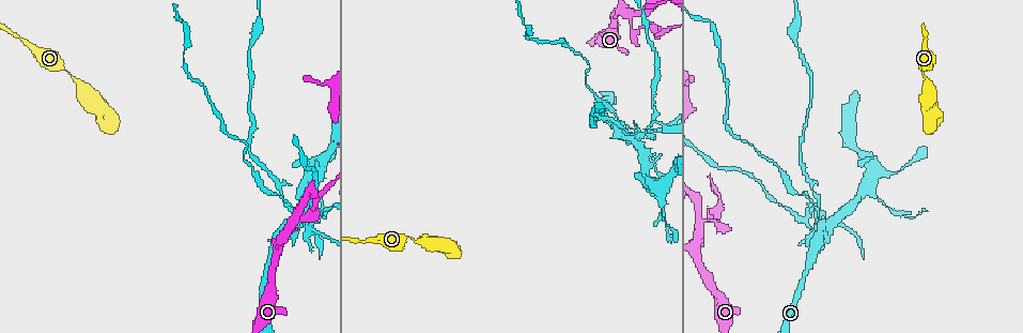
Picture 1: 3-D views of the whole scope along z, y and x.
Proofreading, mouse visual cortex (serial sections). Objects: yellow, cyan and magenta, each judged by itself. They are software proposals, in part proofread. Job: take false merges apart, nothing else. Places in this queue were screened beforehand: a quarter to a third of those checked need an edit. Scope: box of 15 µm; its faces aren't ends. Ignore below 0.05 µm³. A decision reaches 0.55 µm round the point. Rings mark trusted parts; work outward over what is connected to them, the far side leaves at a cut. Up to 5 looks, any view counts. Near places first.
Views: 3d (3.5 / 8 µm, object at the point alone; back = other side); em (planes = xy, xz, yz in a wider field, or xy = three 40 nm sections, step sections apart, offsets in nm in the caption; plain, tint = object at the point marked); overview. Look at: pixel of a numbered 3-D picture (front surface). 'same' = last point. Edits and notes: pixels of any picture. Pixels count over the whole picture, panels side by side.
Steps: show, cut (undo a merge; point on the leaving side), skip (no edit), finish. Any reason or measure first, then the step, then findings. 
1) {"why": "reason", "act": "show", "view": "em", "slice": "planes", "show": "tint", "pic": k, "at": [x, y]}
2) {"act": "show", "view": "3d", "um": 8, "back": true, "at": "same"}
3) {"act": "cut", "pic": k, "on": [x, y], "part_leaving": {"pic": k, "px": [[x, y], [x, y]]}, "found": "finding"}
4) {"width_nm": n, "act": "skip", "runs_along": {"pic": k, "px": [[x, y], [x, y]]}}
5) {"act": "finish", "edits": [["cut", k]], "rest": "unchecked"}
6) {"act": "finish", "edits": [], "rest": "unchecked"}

{"why": "looks like a crossing", "act": "show", "view": "3d", "um": 3.5, "pic": 1, "at": [821, 223]}

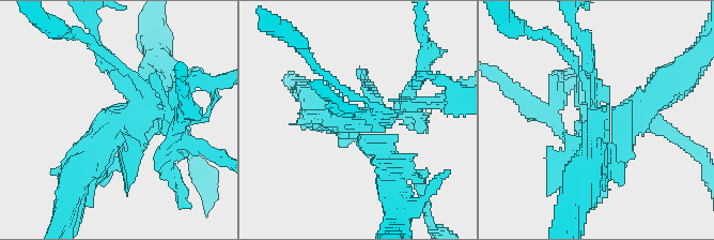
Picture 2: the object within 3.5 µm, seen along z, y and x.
{"act": "show", "view": "em", "slice": "xy", "step": 1, "show": "tint", "pic": 2, "at": [593, 120]}

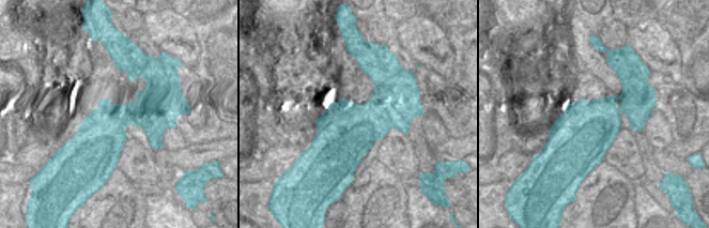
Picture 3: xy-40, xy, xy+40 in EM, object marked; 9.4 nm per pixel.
{"act": "cut", "pic": 2, "on": [388, 110], "part_leaving": {"pic": 2, "px": [[593, 109], [596, 84], [586, 44]]}, "found": "two cells meet here"}

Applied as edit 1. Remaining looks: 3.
{"act": "show", "view": "overview"}

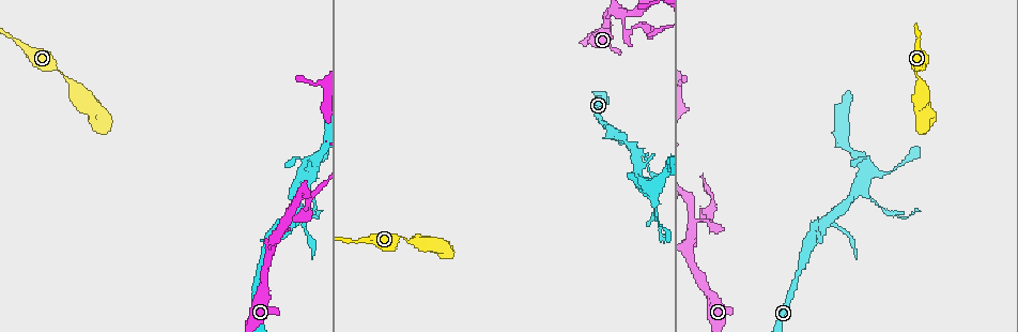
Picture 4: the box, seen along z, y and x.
{"why": "branch point", "act": "show", "view": "3d", "um": 3.5, "pic": 4, "at": [711, 225]}

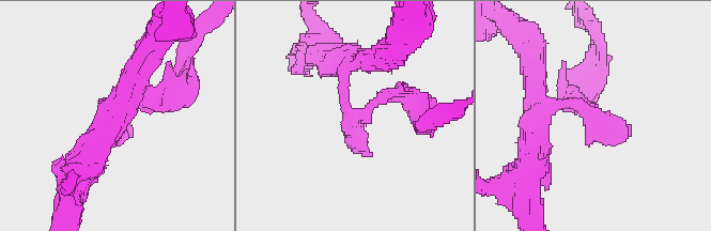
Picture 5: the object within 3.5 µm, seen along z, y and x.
{"why": "shape alone is not enough", "act": "show", "view": "em", "slice": "xy", "step": 1, "show": "tint", "pic": 5, "at": [589, 113]}

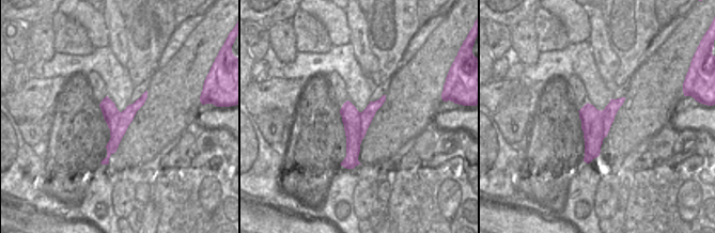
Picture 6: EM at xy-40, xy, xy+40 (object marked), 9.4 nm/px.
{"act": "cut", "pic": 5, "on": [383, 95], "part_leaving": {"pic": 5, "px": [[357, 114], [403, 95], [426, 125]]}, "found": "a second cell is stuck on"}

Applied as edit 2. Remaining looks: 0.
{"act": "finish", "edits": [["cut", 2], ["cut", 5]], "rest": "unchecked"}

